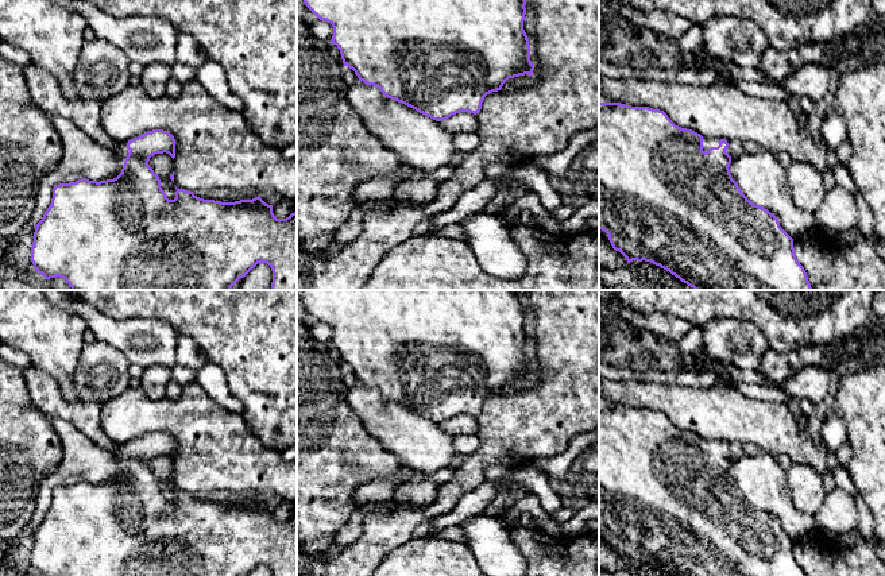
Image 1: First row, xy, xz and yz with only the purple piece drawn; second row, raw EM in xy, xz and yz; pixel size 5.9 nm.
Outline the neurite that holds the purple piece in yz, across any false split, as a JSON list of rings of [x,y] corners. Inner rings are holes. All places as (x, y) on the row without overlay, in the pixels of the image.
[[[599,405],[599,531],[608,537],[612,550],[619,553],[627,565],[645,563],[670,576],[807,576],[796,561],[793,541],[780,529],[778,521],[768,511],[754,507],[731,480],[729,444],[706,440],[692,432],[681,430],[660,411]]]

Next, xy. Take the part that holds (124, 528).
[[[152,432],[131,442],[119,445],[112,451],[116,461],[123,468],[121,475],[107,483],[78,482],[76,484],[59,486],[53,491],[51,506],[45,514],[42,522],[36,526],[34,545],[31,549],[31,564],[39,576],[248,576],[258,565],[267,565],[273,576],[297,576],[297,513],[286,521],[277,521],[273,515],[273,507],[266,506],[259,498],[252,502],[240,502],[235,505],[221,505],[204,502],[193,494],[177,491],[175,500],[169,502],[161,490],[158,476],[150,469],[148,463],[155,456],[169,456],[175,460],[175,441],[163,432]]]

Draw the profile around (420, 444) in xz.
[[[358,383],[348,390],[347,403],[358,415],[368,434],[375,437],[384,449],[393,452],[402,463],[421,473],[434,473],[457,463],[453,436],[416,411],[387,401],[378,388]]]

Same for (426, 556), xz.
[[[418,538],[395,548],[372,576],[487,576],[464,542]]]

